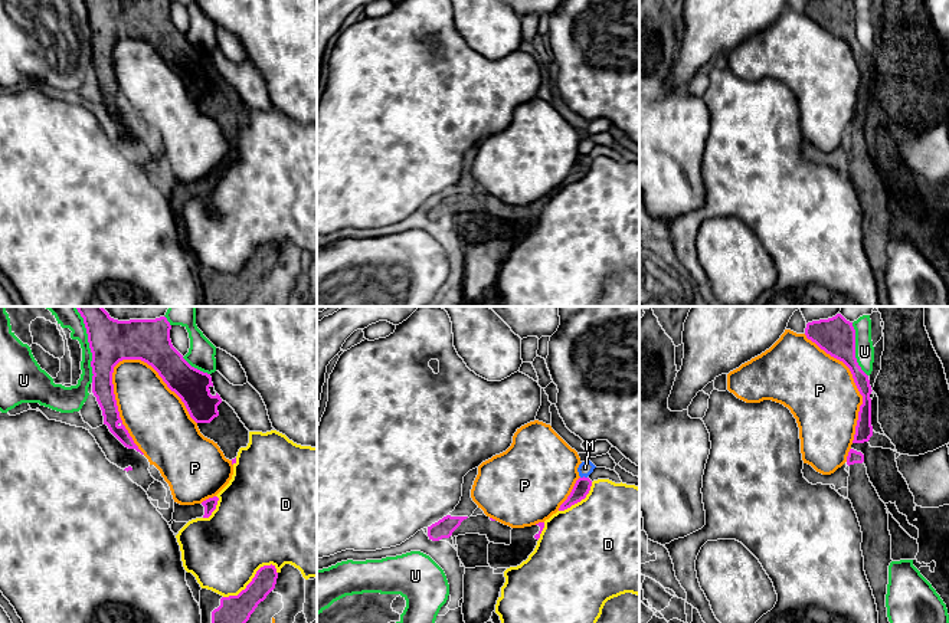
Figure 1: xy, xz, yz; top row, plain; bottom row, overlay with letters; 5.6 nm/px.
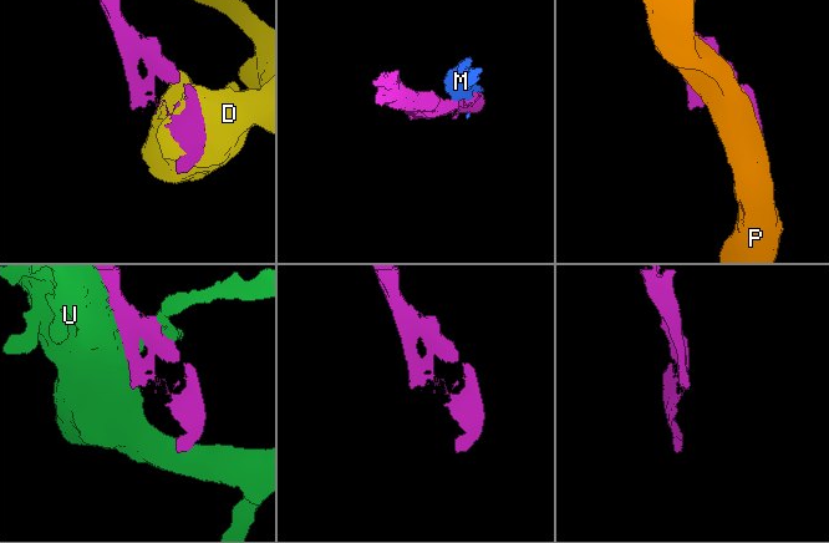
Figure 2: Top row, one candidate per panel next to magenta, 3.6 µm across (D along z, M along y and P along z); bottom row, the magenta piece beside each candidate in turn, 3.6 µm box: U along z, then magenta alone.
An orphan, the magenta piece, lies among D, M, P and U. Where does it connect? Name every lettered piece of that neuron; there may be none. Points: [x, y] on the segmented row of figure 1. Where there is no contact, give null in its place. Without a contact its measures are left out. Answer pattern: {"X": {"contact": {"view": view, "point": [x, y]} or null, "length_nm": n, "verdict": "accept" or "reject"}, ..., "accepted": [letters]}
{"D": {"contact": {"view": "xy", "point": [251, 581]}, "length_nm": 340, "verdict": "reject"}, "M": {"contact": {"view": "xz", "point": [583, 476]}, "length_nm": 40, "verdict": "reject"}, "P": {"contact": {"view": "xy", "point": [159, 374]}, "length_nm": 550, "verdict": "reject"}, "U": {"contact": {"view": "xy", "point": [90, 344]}, "length_nm": 440, "verdict": "reject"}, "accepted": []}

